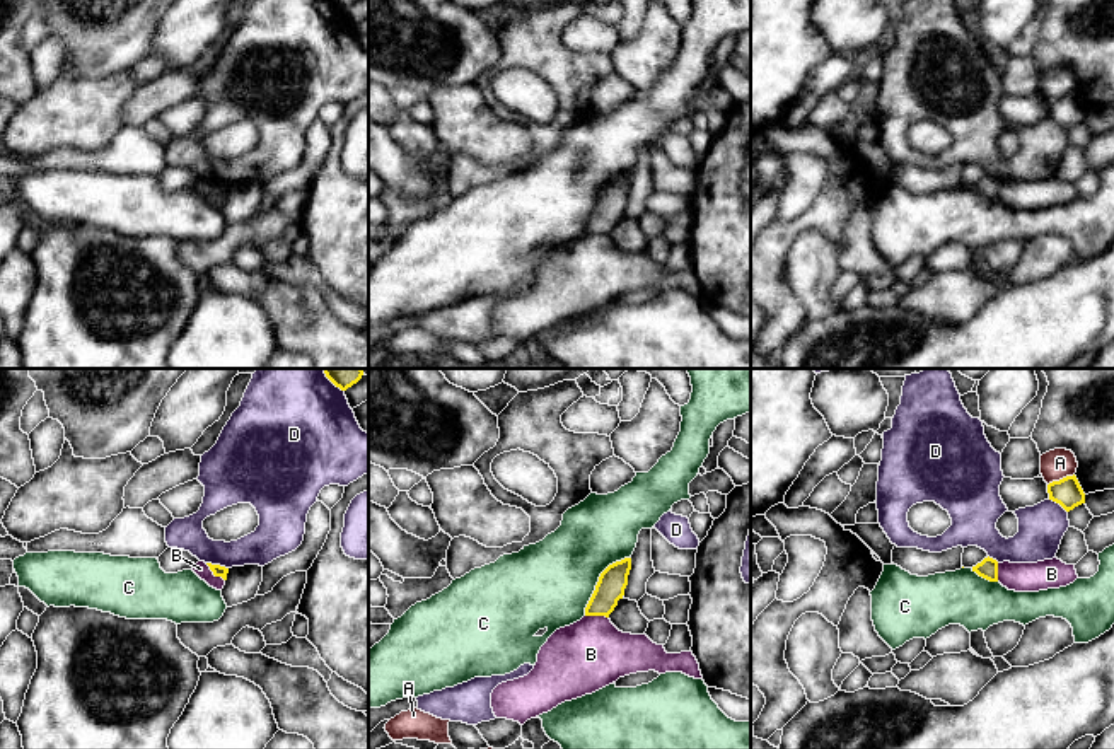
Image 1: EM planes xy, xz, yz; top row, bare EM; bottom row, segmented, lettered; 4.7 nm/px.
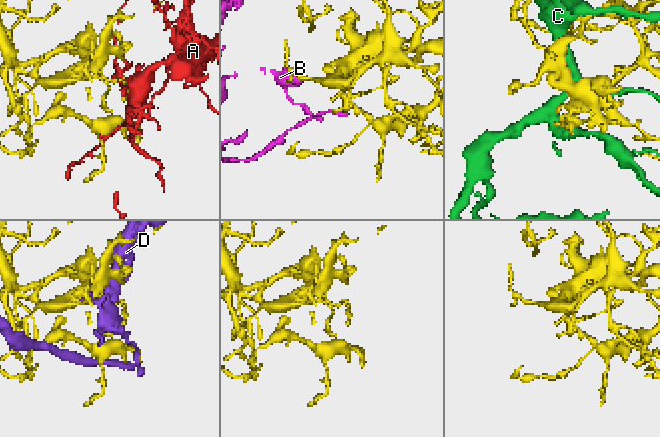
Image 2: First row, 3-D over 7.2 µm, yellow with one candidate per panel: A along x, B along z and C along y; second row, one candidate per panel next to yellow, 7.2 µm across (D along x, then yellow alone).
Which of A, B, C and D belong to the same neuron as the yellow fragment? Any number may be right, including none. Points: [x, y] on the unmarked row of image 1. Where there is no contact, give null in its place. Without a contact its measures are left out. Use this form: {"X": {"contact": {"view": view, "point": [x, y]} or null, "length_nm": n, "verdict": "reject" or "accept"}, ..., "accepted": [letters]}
{"A": {"contact": {"view": "yz", "point": [1060, 98]}, "length_nm": 140, "verdict": "reject"}, "B": {"contact": {"view": "xz", "point": [597, 232]}, "length_nm": 110, "verdict": "reject"}, "C": {"contact": {"view": "xz", "point": [599, 198]}, "length_nm": 360, "verdict": "reject"}, "D": {"contact": {"view": "xy", "point": [217, 183]}, "length_nm": 110, "verdict": "reject"}, "accepted": []}

